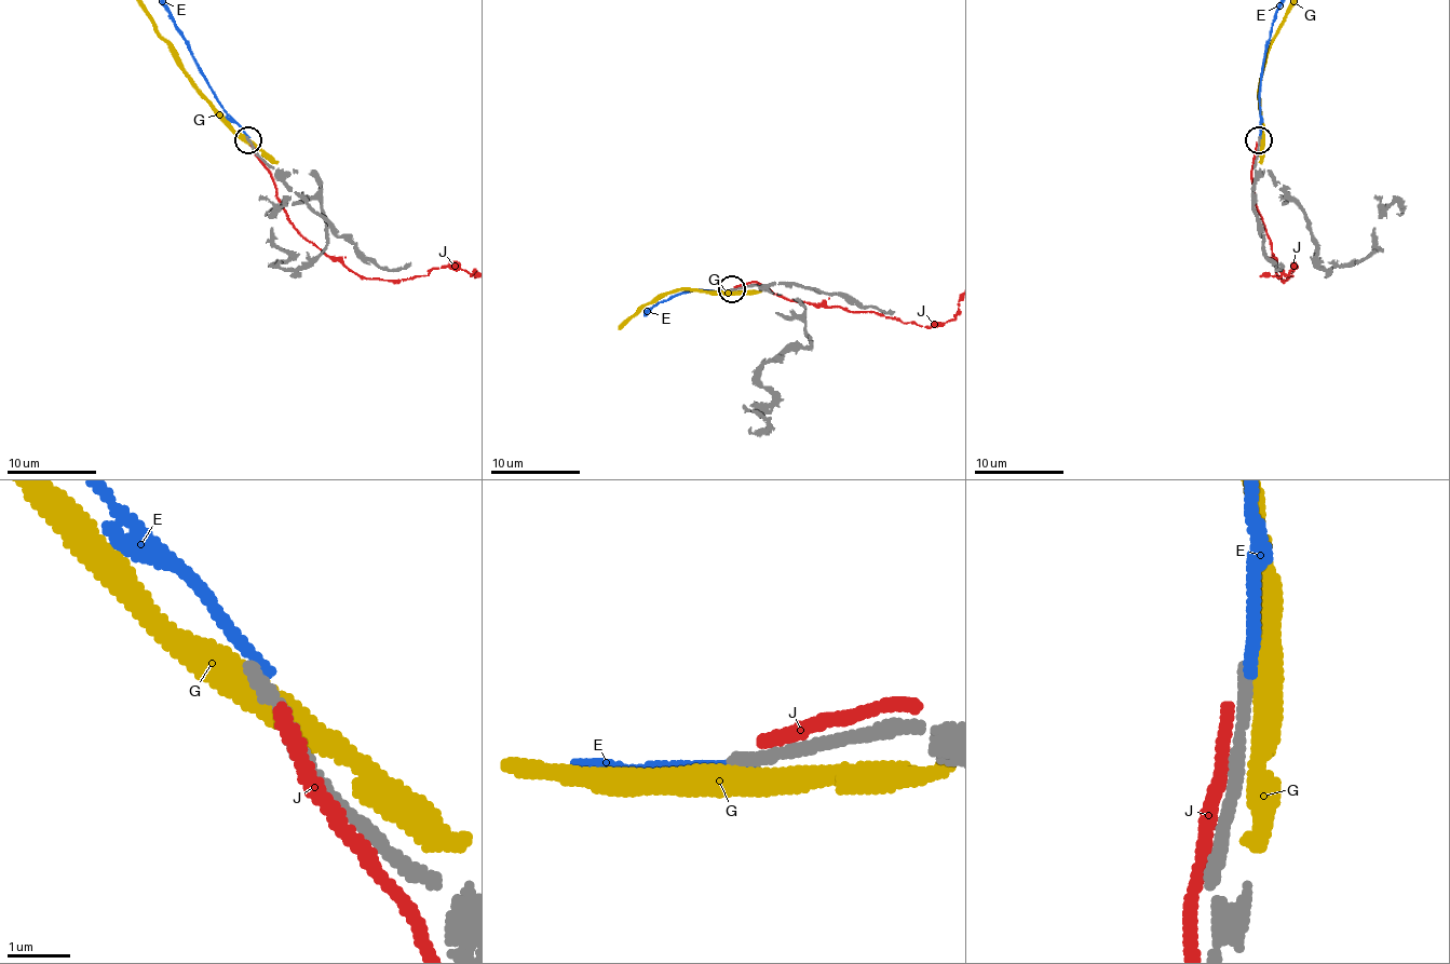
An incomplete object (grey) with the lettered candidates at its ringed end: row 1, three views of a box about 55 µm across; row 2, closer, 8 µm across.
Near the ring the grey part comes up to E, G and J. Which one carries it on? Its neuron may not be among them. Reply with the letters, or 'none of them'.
none of them

